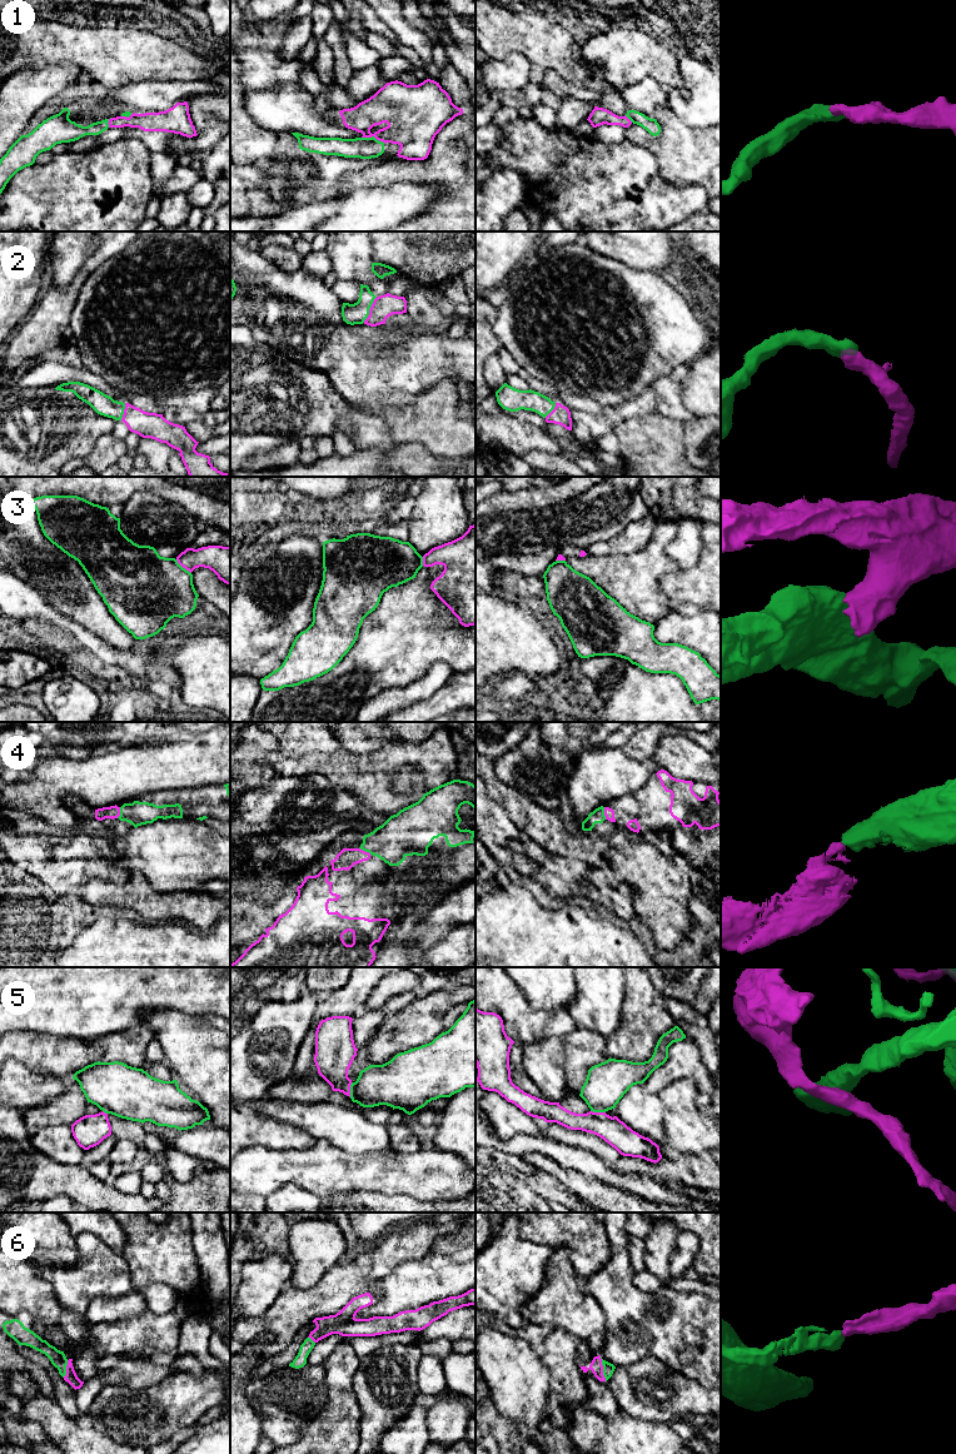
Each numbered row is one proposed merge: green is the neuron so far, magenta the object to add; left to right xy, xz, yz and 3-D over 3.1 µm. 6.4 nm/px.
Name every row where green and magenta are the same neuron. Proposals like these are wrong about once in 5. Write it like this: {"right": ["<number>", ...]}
{"right": ["1", "2", "4", "5", "6"]}

